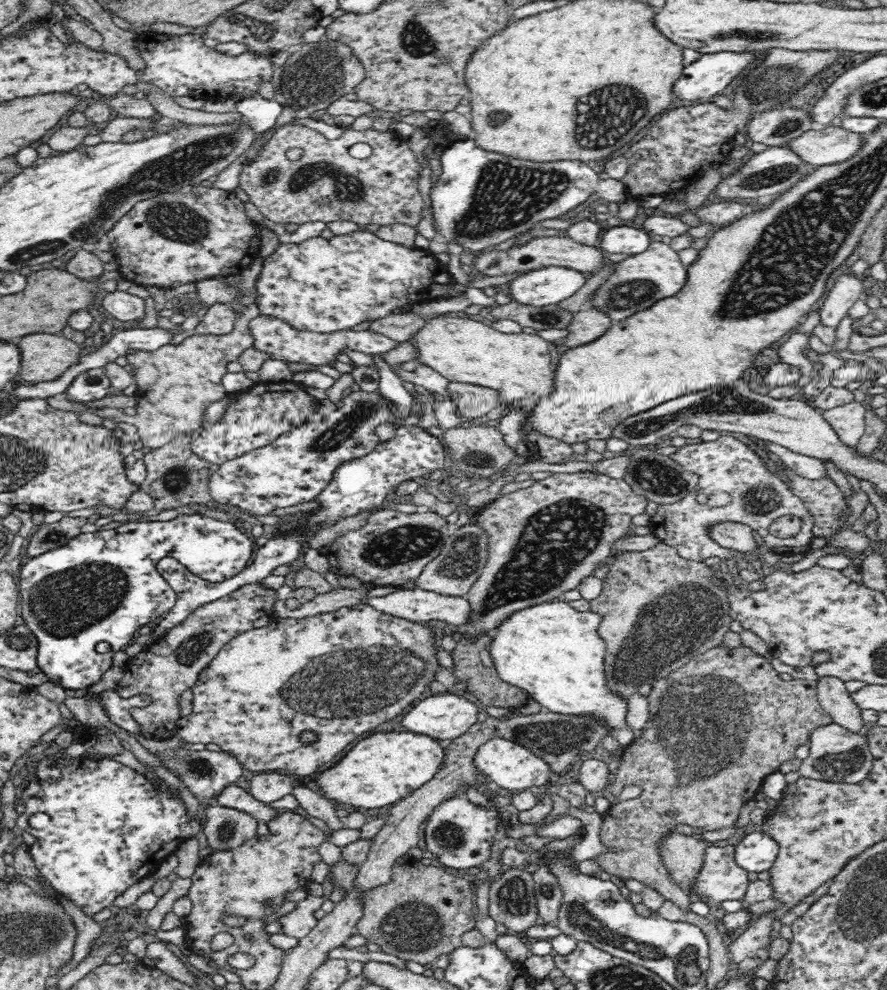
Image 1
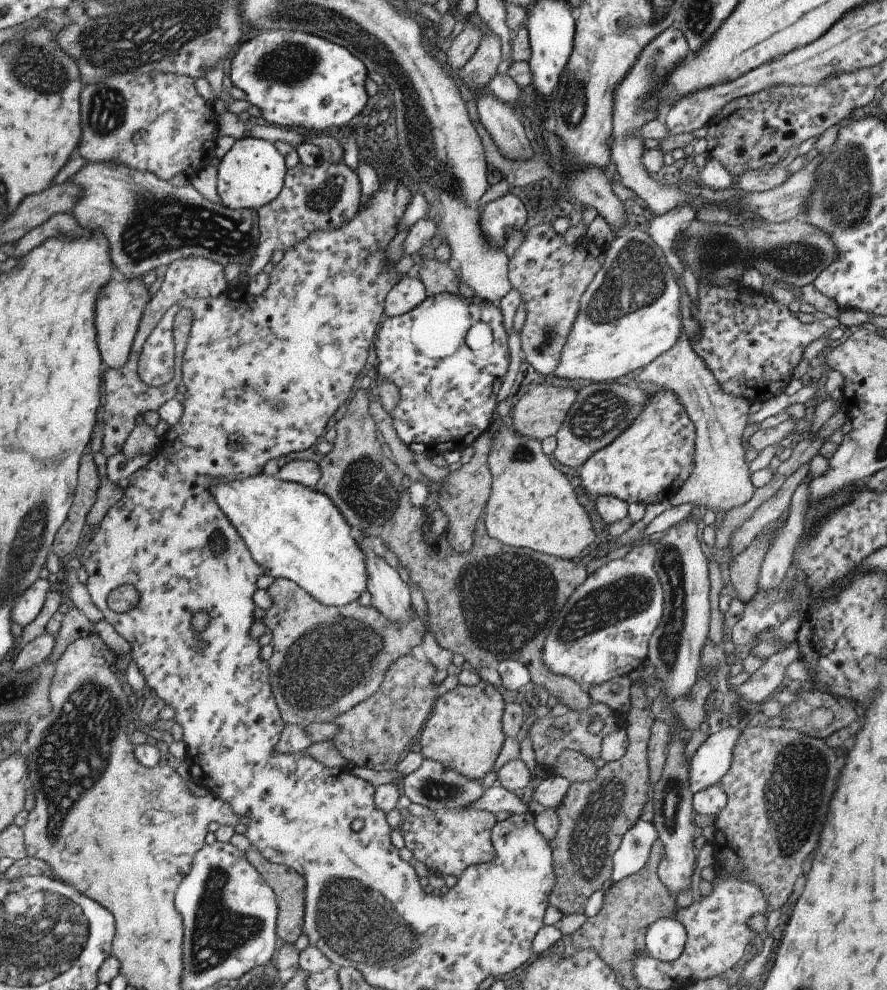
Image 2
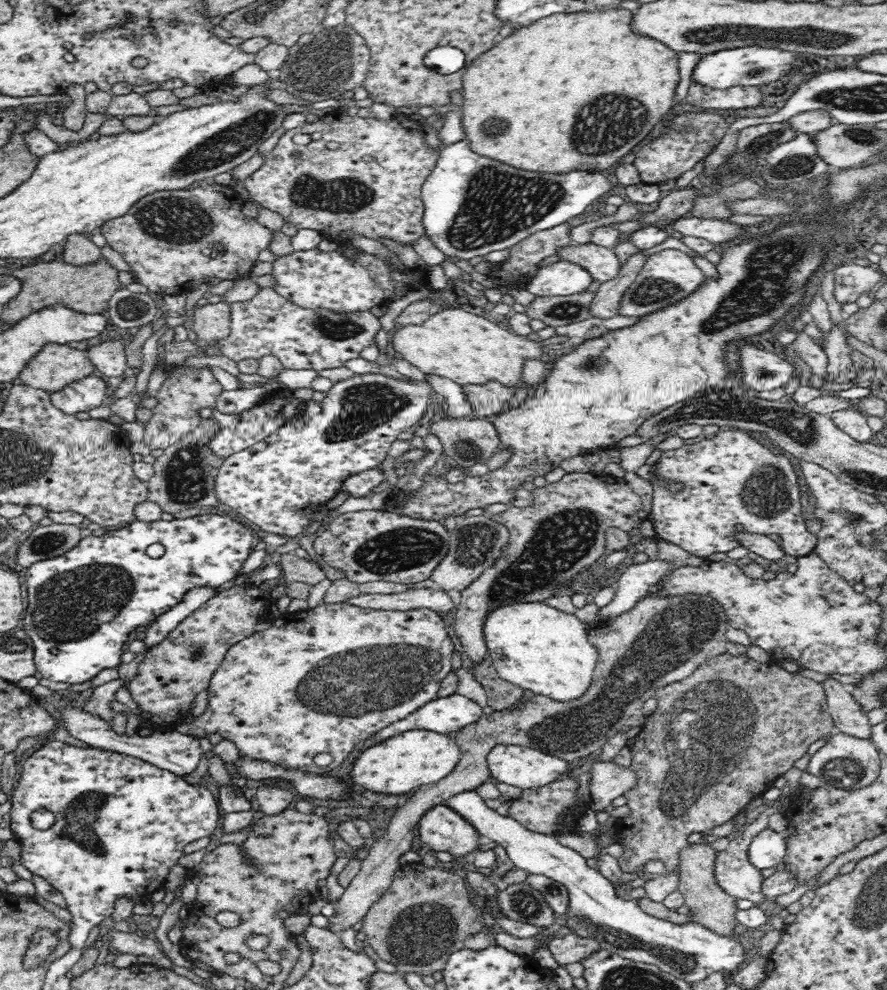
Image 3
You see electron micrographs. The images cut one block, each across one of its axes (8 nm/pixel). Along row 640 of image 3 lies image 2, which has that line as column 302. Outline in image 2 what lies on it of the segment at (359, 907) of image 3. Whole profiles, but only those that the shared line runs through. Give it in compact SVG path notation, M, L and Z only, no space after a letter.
M277 577L273 579L273 582L266 588L266 591L270 595L271 604L270 608L267 608L264 616L260 621L264 624L267 632L271 632L270 645L272 652L270 657L266 660L267 666L269 668L268 681L271 687L271 692L273 693L276 707L278 708L280 719L285 724L295 724L301 727L315 724L315 723L331 723L332 720L342 712L349 710L353 705L365 700L370 697L377 687L382 683L382 676L387 668L395 659L400 656L407 655L413 648L420 644L422 639L422 634L427 627L424 626L422 620L417 618L414 610L410 611L412 617L407 624L398 625L397 623L390 623L380 612L377 612L373 607L363 607L360 606L357 601L353 601L338 607L328 607L319 604L314 598L311 598L309 594L305 592L302 588L299 588L297 584L291 582L288 578Z

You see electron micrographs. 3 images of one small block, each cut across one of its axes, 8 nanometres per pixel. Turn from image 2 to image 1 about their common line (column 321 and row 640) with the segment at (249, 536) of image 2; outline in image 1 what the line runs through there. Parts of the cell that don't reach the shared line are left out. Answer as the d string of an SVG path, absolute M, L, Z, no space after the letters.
M564 599L544 602L518 610L502 622L493 637L491 653L499 677L528 691L543 710L599 720L607 735L625 748L637 736L626 723L627 698L608 685L604 669L606 643L598 633L600 622L597 613L580 612Z

